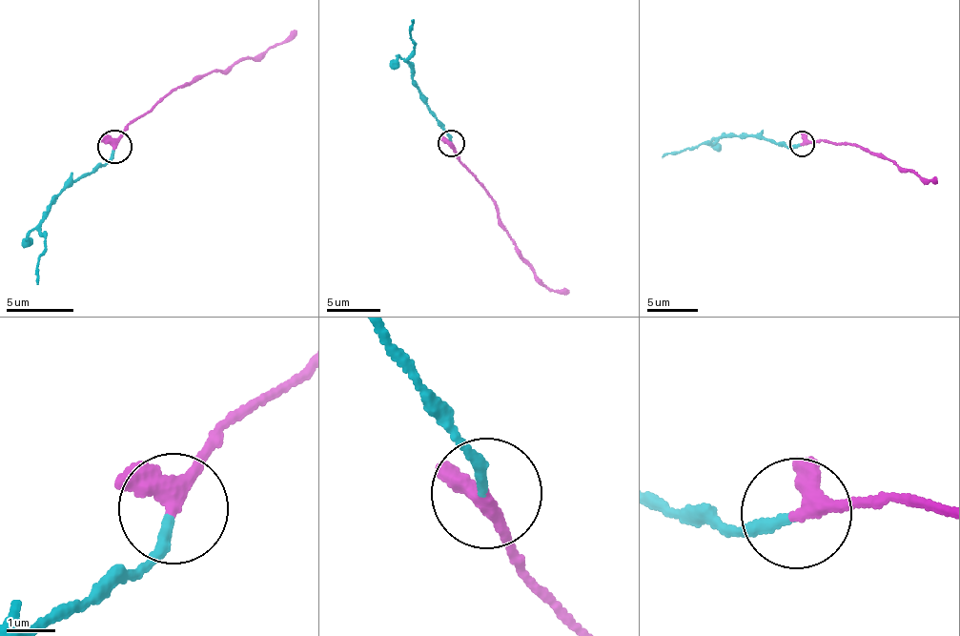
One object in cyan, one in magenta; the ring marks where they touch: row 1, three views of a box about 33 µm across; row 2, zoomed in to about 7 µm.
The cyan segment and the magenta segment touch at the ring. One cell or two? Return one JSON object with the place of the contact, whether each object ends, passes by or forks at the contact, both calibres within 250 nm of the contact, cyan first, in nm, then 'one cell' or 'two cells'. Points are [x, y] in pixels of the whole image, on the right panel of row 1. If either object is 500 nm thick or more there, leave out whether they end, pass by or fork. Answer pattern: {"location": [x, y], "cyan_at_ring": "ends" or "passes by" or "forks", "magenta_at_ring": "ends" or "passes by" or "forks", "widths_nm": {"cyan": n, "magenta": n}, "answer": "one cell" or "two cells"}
{"location": [802, 143], "cyan_at_ring": "ends", "magenta_at_ring": "passes by", "widths_nm": {"cyan": 190, "magenta": 320}, "answer": "two cells"}

